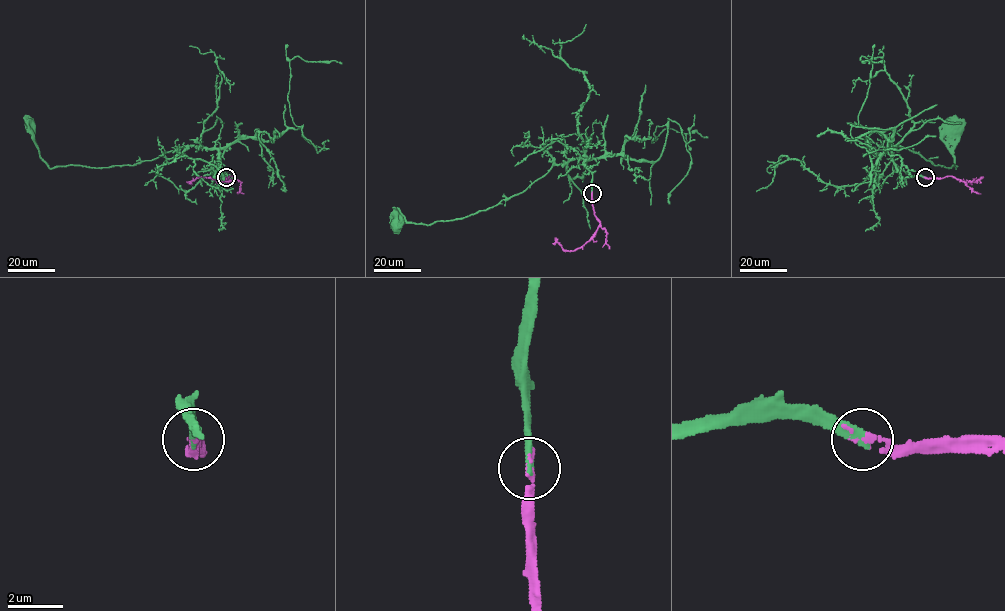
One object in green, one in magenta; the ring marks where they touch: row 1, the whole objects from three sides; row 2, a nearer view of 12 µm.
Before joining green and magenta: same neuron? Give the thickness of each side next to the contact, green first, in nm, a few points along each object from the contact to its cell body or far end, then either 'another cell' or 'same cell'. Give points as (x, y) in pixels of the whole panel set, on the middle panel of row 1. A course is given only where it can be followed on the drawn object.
340 nm thick on the green side, 170 nm on the other; green runs (592, 193), (592, 173), (584, 164), (590, 159), (571, 158), (486, 209), (428, 225), (396, 223); magenta runs (592, 193), (592, 209), (599, 223), (592, 237), (575, 250), (565, 250), (554, 237); same cell

